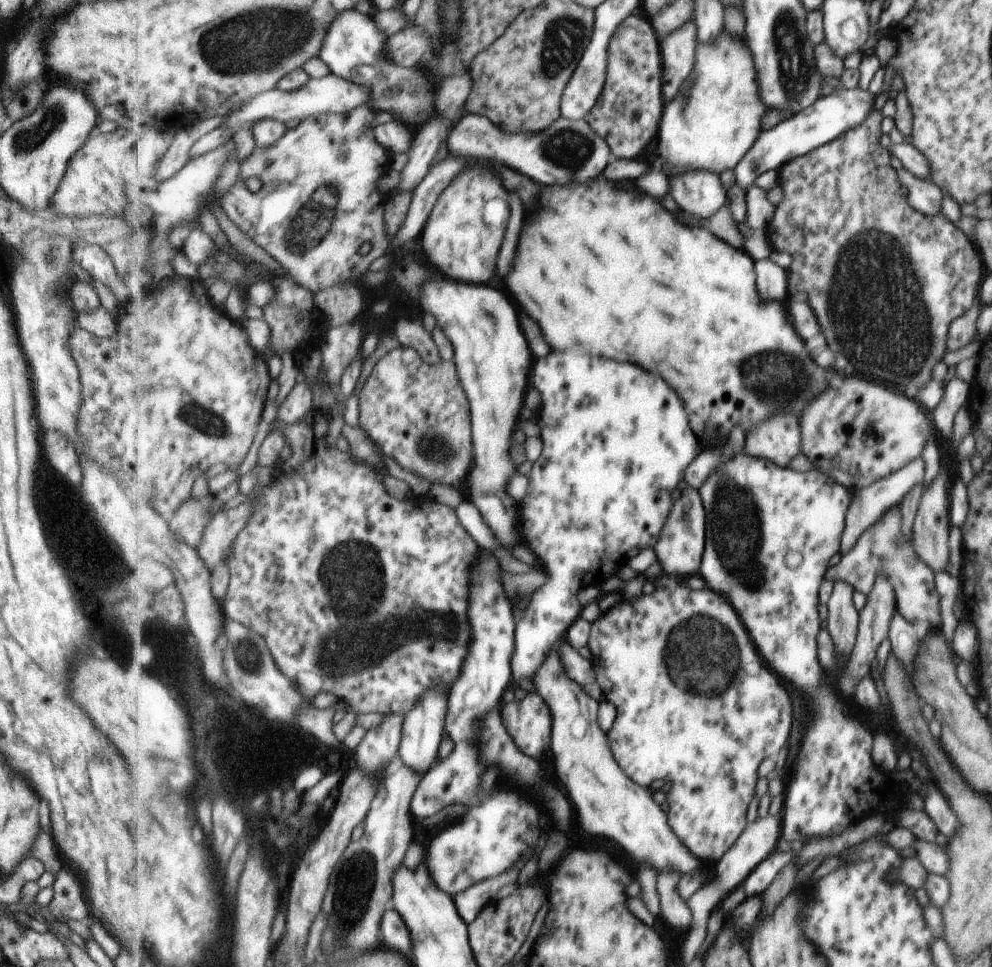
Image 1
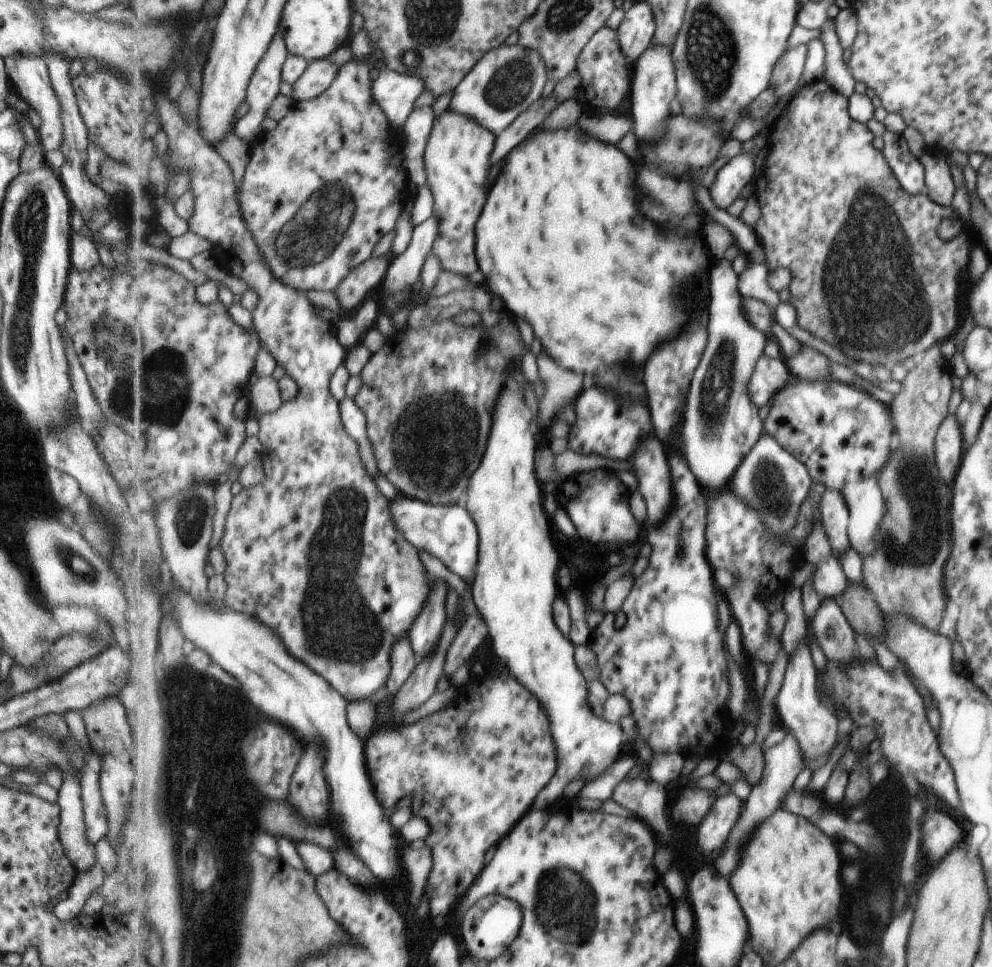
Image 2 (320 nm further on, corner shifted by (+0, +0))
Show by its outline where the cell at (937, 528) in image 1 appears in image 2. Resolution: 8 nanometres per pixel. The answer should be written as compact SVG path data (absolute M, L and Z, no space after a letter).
M945 415L934 436L934 461L943 482L951 480L961 458L962 434L956 415Z

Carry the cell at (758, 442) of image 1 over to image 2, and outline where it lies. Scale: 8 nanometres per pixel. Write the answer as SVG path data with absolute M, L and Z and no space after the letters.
M761 356L749 382L750 397L758 407L771 404L771 398L776 396L776 392L792 379L793 376L782 358L775 360L769 356Z

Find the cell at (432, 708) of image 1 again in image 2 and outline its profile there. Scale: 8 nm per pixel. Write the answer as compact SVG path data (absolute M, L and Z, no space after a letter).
M445 580L433 586L433 598L429 598L429 606L425 606L425 614L420 614L421 618L417 618L409 632L411 646L415 648L417 658L423 658L425 654L429 654L439 642L439 634L445 628L445 620L447 620L447 606L445 606L447 590L449 590L449 584Z

